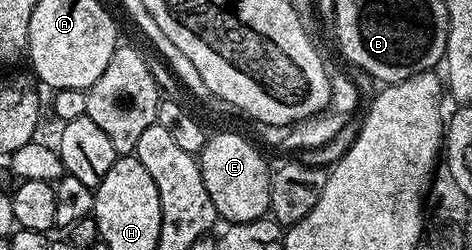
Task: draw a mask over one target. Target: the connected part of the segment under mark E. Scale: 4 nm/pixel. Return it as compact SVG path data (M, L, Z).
M220 131L205 143L198 162L206 193L210 193L217 216L225 224L263 219L269 214L272 171L250 140L232 131Z

